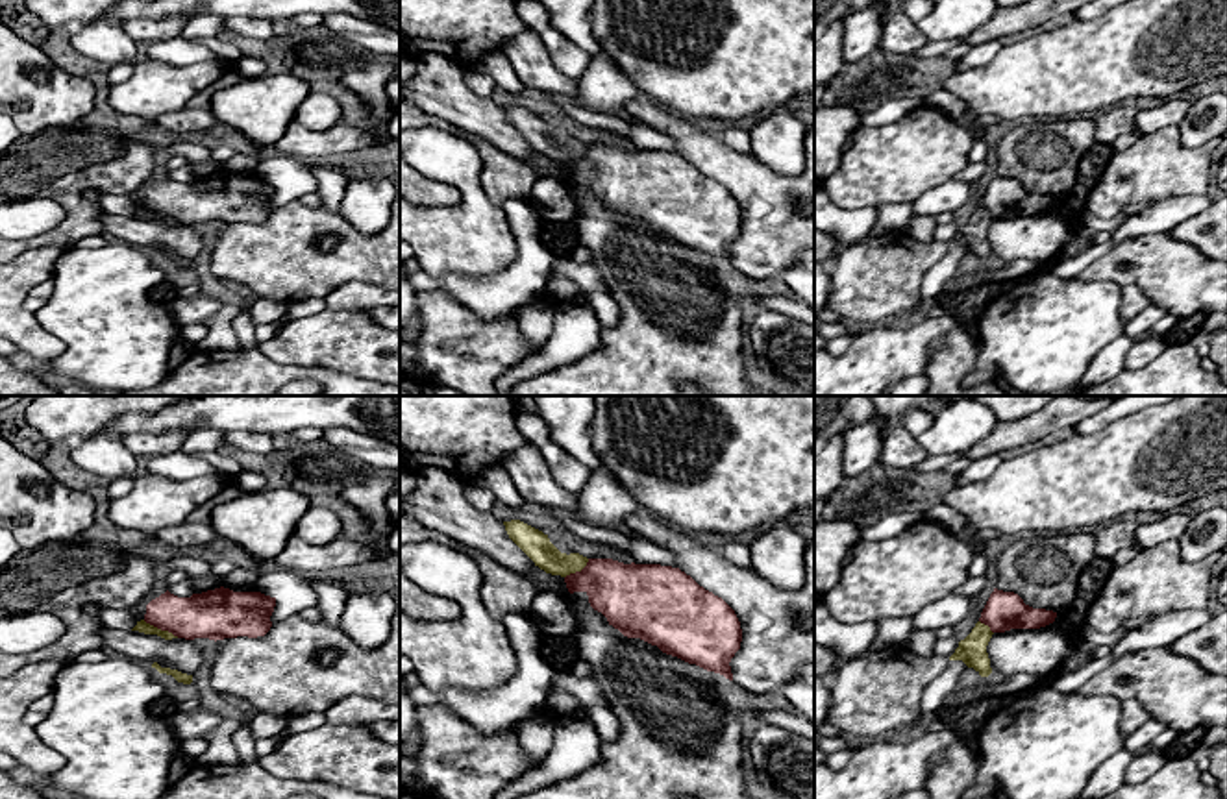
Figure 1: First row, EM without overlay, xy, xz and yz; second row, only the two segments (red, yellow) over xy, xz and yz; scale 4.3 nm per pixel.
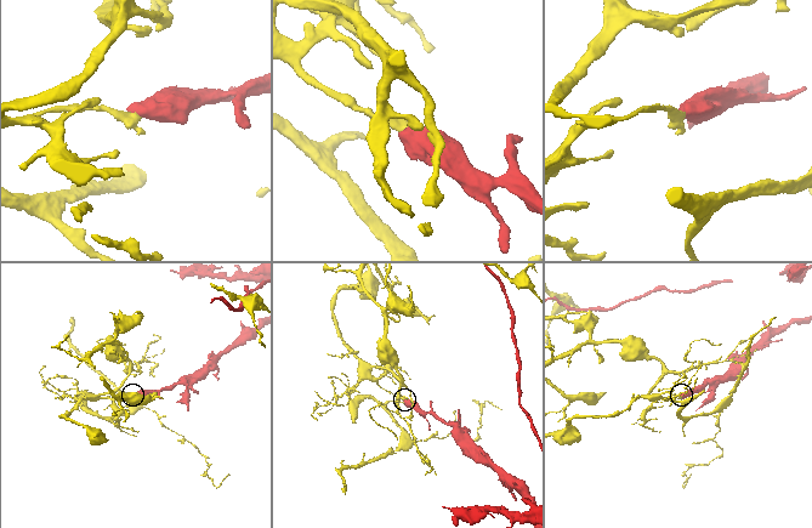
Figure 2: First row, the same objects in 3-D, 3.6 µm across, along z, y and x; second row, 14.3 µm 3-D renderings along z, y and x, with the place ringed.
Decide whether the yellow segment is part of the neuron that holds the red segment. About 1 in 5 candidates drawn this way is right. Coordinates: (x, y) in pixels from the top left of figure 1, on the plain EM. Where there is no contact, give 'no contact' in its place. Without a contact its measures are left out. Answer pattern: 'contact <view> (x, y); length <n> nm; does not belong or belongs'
contact xy (161, 215); length 180 nm; does not belong

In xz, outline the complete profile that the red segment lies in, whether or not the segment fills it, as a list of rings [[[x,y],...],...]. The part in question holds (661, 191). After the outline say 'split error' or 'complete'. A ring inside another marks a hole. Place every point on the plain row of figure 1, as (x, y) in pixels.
[[[589,144],[587,152],[566,161],[564,168],[570,179],[585,178],[590,192],[601,198],[609,211],[624,222],[640,224],[666,240],[733,266],[729,248],[740,235],[740,207],[722,183],[700,172],[679,154]]]; complete

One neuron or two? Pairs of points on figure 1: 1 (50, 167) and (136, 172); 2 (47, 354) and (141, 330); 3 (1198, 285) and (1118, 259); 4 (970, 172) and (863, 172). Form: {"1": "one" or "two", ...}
{"1": "one", "2": "two", "3": "one", "4": "two"}

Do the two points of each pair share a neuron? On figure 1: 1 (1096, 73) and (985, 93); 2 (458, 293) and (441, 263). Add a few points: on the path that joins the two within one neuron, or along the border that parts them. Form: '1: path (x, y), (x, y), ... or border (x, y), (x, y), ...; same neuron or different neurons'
1: path (1068, 73), (1033, 76), (1013, 87); same neuron
2: border (493, 274), (463, 280), (450, 272), (445, 282); different neurons

